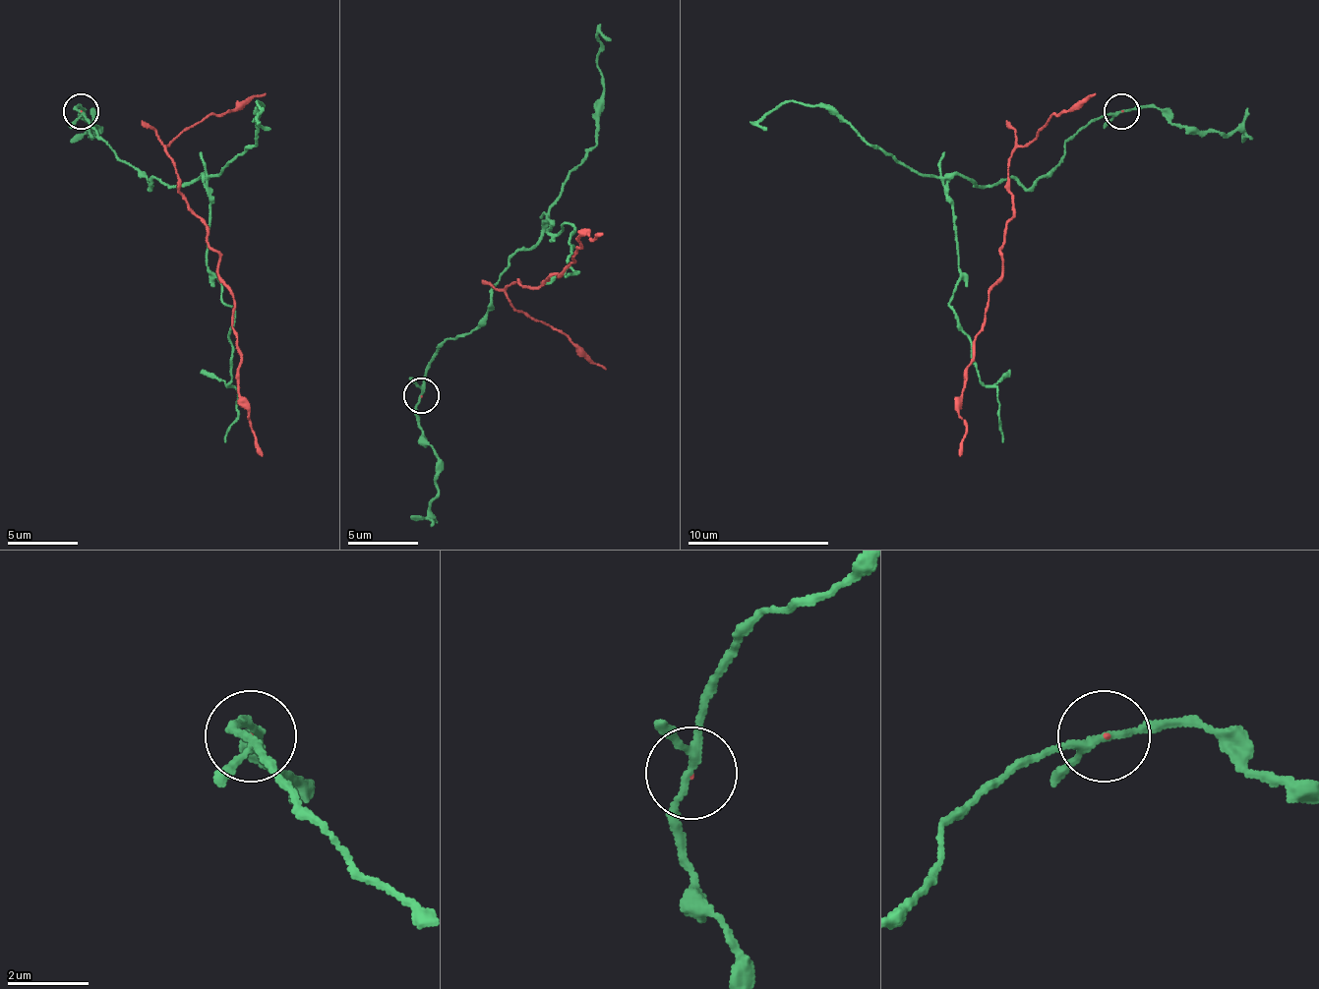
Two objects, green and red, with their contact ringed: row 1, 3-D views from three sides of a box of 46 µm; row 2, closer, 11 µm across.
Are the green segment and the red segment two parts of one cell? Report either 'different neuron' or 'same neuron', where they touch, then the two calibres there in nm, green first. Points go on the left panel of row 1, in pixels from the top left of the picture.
different neuron | (81, 111) | 160/30 nm

